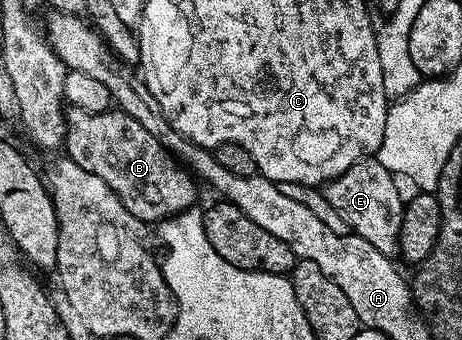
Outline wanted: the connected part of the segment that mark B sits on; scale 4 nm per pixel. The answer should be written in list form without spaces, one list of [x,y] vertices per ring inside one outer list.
[[[69,107],[63,151],[67,159],[82,166],[82,170],[98,174],[98,178],[102,178],[102,182],[127,203],[130,214],[139,220],[163,222],[197,203],[197,181],[177,163],[167,148],[156,141],[154,134],[142,126],[142,122],[134,122],[134,118],[125,112],[87,112]]]

